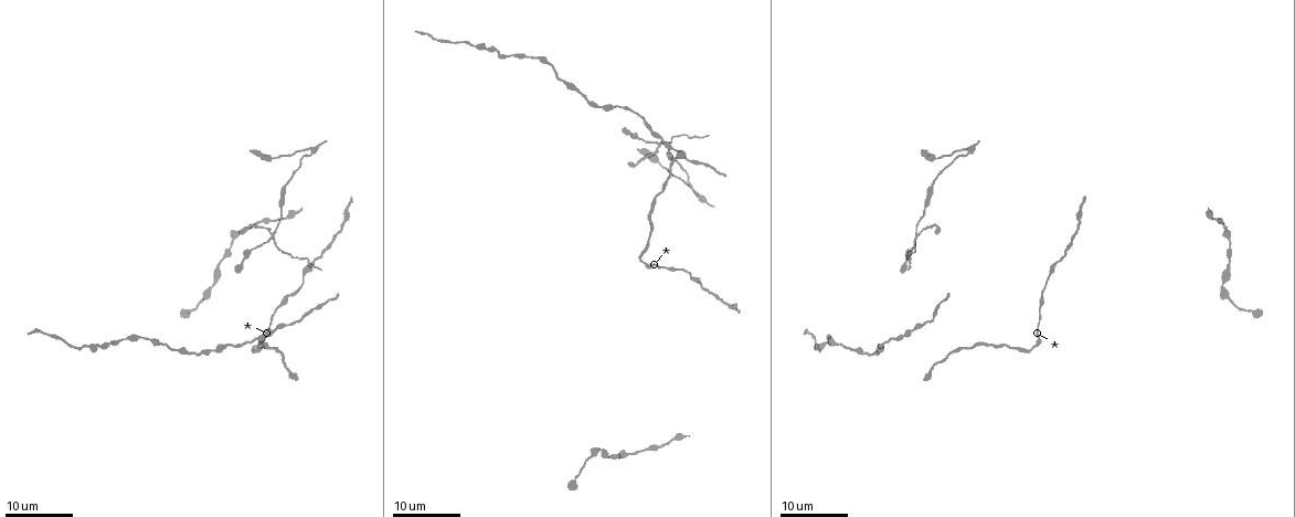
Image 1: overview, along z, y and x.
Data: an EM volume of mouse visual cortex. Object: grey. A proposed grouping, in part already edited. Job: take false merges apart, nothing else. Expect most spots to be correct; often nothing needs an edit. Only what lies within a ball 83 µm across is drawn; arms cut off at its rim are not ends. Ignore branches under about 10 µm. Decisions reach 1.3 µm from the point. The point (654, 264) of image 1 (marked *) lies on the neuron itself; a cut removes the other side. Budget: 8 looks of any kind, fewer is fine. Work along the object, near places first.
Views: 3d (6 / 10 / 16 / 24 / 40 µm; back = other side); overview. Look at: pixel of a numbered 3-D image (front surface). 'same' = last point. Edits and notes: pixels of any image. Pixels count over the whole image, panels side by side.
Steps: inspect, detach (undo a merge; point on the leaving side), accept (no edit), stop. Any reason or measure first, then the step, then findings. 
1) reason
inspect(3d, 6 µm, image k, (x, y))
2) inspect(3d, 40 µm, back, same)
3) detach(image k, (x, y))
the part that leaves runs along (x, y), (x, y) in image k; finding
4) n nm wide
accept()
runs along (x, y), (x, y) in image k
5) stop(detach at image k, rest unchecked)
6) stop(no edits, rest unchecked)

calibre changes
inspect(3d, 24 µm, image 1, (588, 455))

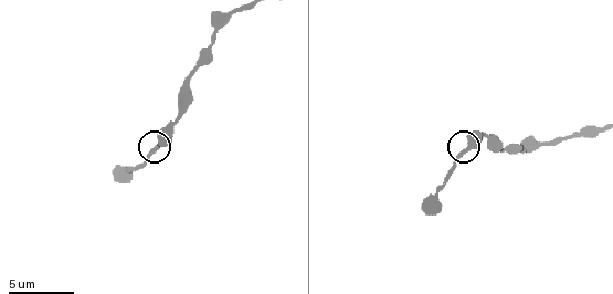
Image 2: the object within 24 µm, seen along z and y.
inspect(3d, 6 µm, image 2, (467, 149))

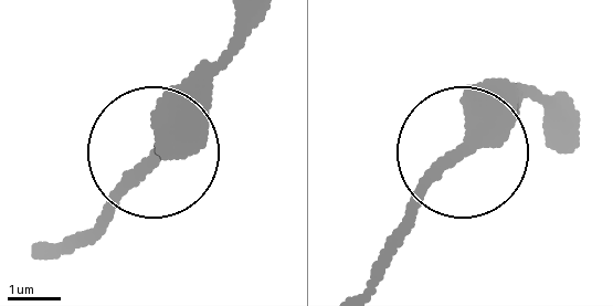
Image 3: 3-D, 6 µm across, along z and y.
290 nm wide
accept()
runs along (262, 17), (85, 236) in image 3; continuous, no second neuron

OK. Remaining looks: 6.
sudden change in width
inspect(3d, 10 µm, image 2, (240, 8))

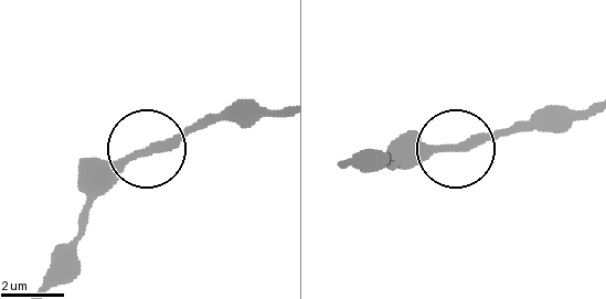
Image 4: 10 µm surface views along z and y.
accept()
one neuron here

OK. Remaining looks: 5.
calibre changes
inspect(3d, 16 µm, image 1, (964, 350))

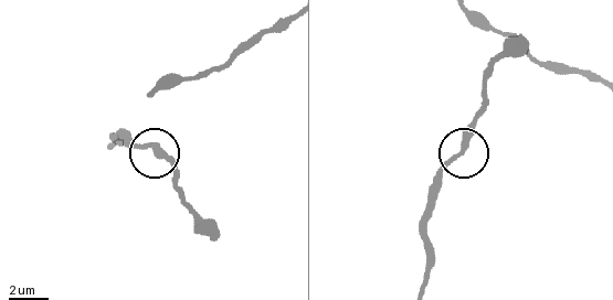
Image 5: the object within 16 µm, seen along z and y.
closer look
inspect(3d, 6 µm, image 5, (148, 144))

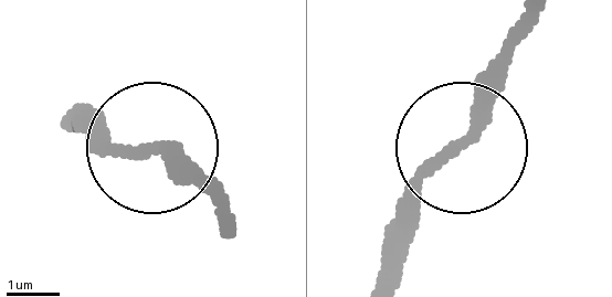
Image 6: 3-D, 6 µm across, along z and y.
270 nm wide
accept()
runs along (382, 283), (387, 230), (447, 163), (478, 85), (536, 23) in image 6; all the same neuron

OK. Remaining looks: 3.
calibre changes
inspect(3d, 24 µm, image 1, (895, 338))

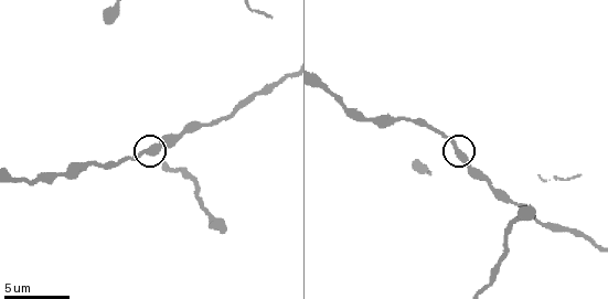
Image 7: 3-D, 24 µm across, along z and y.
inspect(3d, 10 µm, image 7, (456, 145))

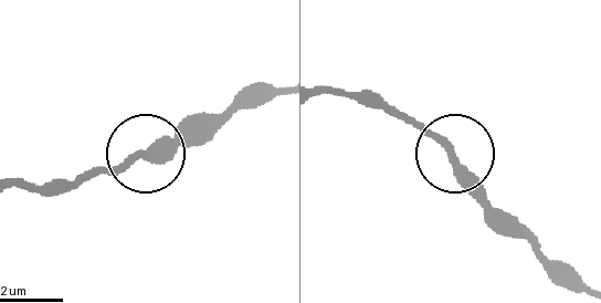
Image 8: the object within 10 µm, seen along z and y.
300 nm wide
accept()
one neuron here

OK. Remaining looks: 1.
stop(no edits, rest unchecked)

